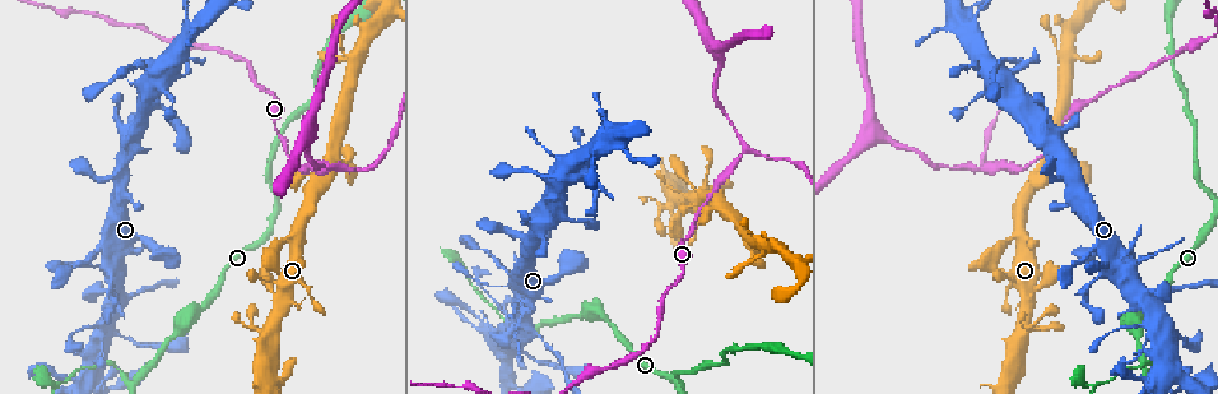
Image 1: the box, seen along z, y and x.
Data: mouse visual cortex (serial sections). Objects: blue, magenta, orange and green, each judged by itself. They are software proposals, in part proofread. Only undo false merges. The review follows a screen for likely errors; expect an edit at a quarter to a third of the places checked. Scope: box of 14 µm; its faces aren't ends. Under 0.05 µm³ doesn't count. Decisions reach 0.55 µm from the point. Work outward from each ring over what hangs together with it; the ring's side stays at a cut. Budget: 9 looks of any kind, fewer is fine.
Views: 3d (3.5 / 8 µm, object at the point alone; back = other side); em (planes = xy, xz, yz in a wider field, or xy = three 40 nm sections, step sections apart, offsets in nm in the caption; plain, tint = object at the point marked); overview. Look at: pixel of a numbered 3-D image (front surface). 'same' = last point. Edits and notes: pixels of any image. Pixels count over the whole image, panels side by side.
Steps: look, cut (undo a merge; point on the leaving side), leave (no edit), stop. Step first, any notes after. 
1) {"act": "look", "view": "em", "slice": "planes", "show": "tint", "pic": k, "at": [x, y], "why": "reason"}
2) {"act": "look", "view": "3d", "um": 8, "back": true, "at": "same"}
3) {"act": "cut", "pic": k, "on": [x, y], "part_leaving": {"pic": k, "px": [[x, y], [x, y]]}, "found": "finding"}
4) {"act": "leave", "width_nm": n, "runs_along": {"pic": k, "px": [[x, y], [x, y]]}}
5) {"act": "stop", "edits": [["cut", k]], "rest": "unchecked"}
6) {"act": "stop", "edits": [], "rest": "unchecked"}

{"act": "look", "view": "3d", "um": 3.5, "pic": 1, "at": [159, 82], "why": "sharp bend"}

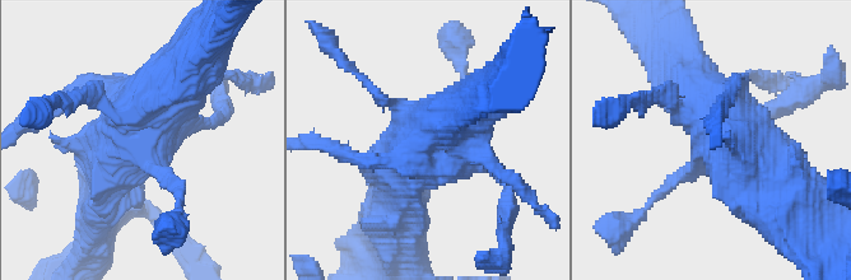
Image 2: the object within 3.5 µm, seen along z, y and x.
{"act": "look", "view": "em", "slice": "xy", "step": 1, "show": "tint", "pic": 2, "at": [140, 148]}

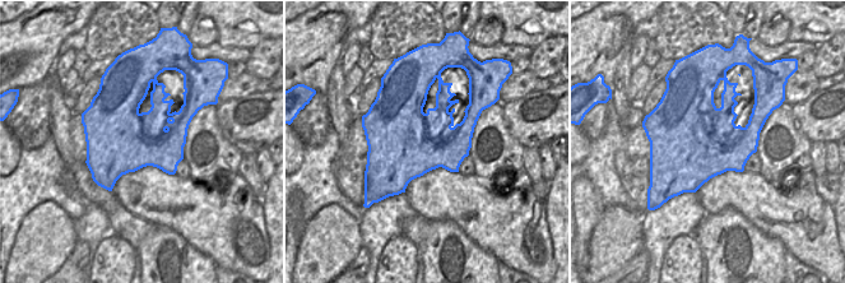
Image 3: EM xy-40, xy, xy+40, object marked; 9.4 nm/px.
{"act": "look", "view": "em", "slice": "xy", "step": 2, "show": "tint", "at": "same"}

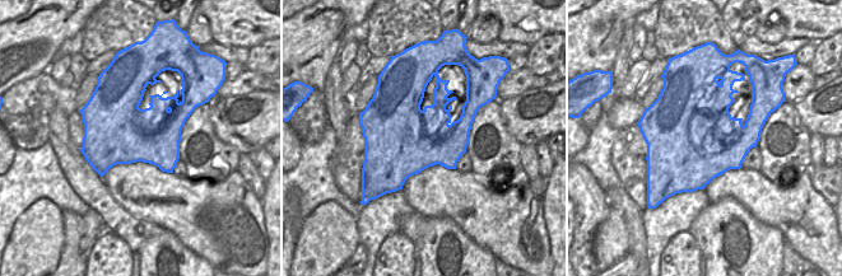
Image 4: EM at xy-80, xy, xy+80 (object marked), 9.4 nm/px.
{"act": "leave", "found": "all the same cell"}

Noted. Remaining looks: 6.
{"act": "look", "view": "3d", "um": 8, "pic": 1, "at": [124, 382], "why": "abrupt turn"}

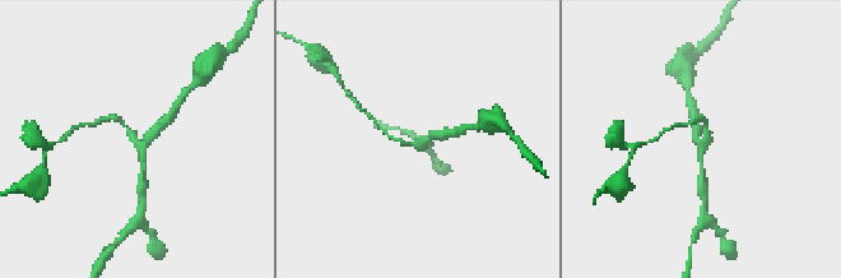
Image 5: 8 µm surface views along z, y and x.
{"act": "look", "view": "3d", "um": 3.5, "pic": 5, "at": [708, 139], "why": "zoom in"}

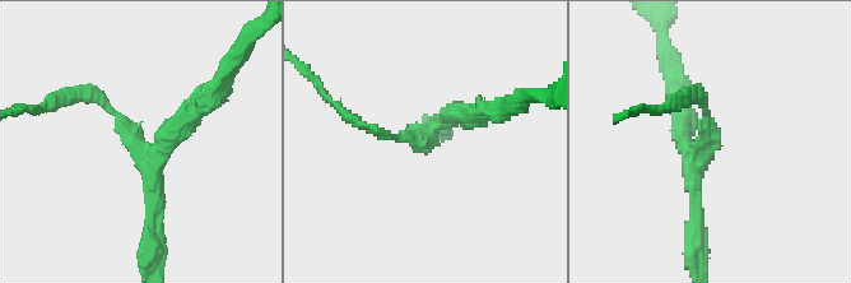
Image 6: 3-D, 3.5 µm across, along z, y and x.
{"act": "look", "view": "em", "slice": "planes", "show": "tint", "pic": 6, "at": [134, 141], "why": "need the tissue"}

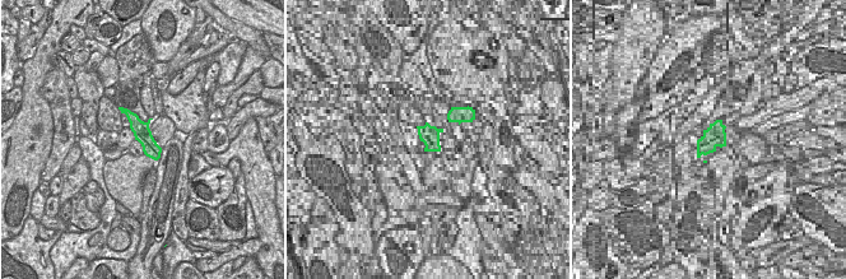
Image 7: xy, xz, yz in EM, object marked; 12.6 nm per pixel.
{"act": "cut", "pic": 6, "on": [706, 123], "width_nm": 220, "part_leaving": {"pic": 6, "px": [[156, 151], [97, 96], [61, 100]]}, "found": "two cells meet here"}

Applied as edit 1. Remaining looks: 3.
{"act": "look", "view": "overview"}

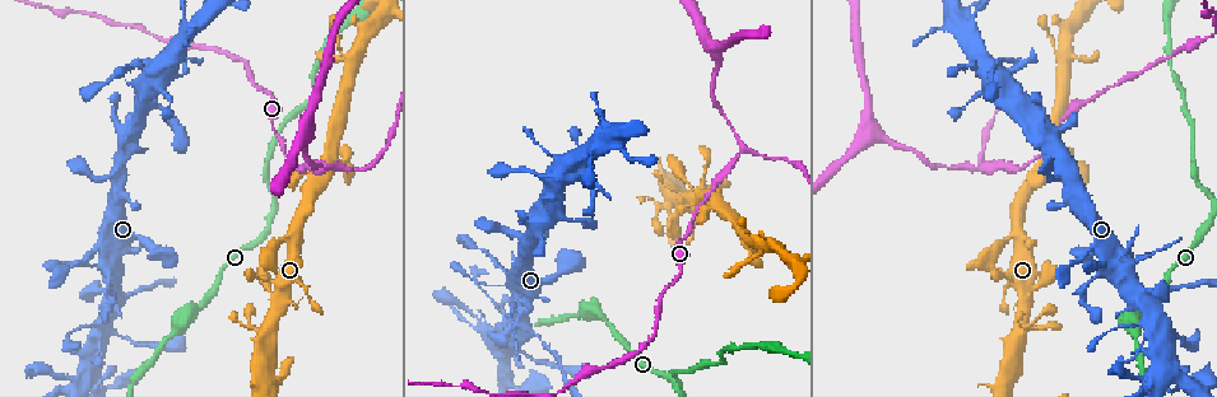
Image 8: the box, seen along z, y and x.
{"act": "look", "view": "3d", "um": 8, "pic": 8, "at": [506, 321], "why": "calibre changes"}

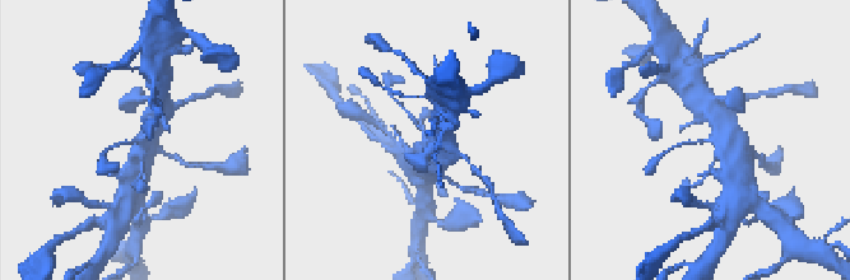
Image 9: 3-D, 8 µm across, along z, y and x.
{"act": "look", "view": "em", "slice": "xy", "step": 2, "show": "tint", "pic": 9, "at": [141, 137], "arm_widths_nm": [150, 450]}

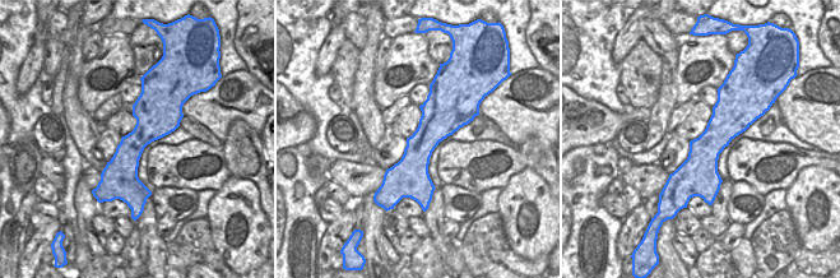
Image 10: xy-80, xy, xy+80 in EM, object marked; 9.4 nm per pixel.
{"act": "leave", "runs_along": {"pic": 10, "px": [[723, 91], [708, 197]]}, "found": "all the same cell"}

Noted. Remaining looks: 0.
{"act": "stop", "edits": [["cut", 6]], "rest": "unchecked"}

